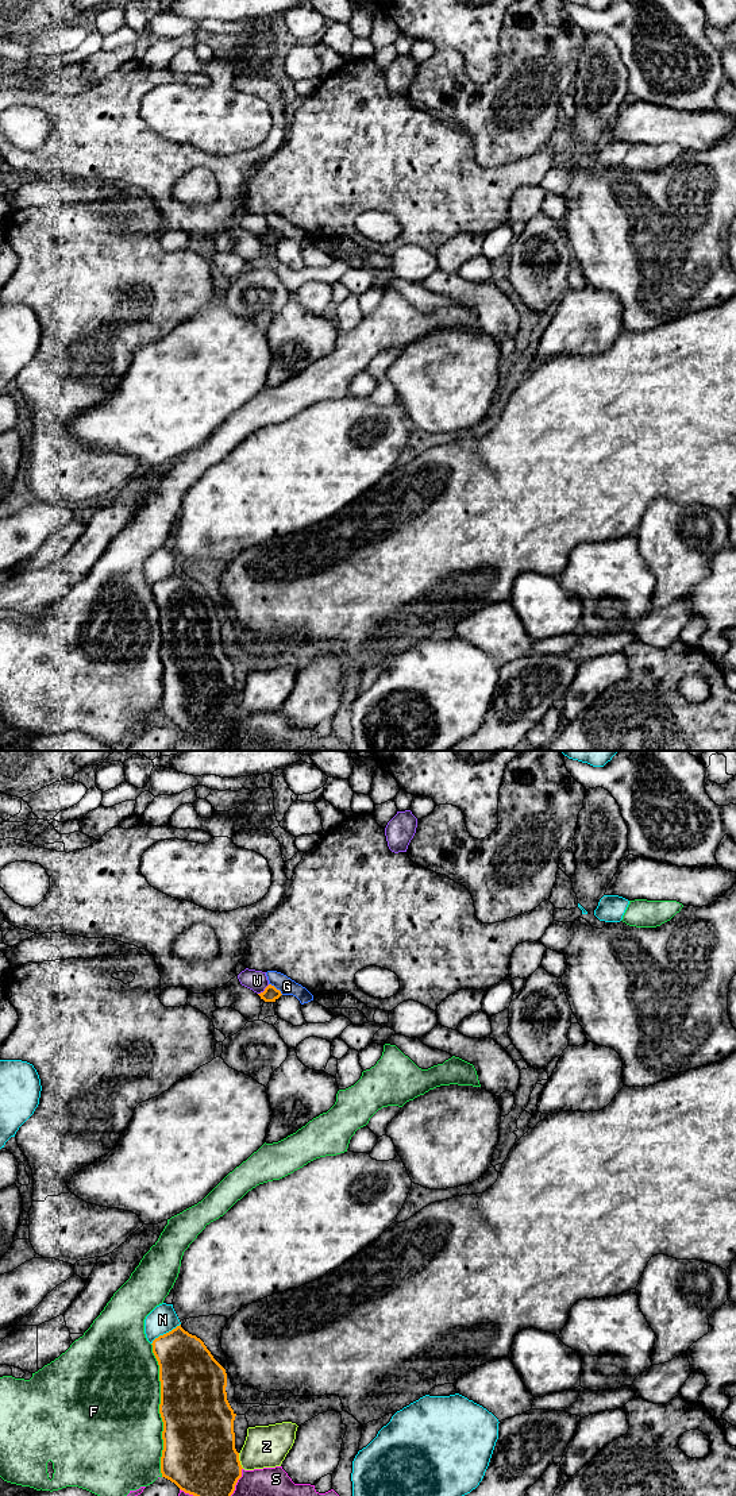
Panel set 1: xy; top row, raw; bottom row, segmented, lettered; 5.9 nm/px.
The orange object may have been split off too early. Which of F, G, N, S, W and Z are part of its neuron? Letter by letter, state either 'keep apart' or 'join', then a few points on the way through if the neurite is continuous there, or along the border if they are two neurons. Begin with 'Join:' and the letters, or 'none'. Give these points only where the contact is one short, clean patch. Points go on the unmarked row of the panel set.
Join: none
F: keep apart
G: keep apart; border along xy (269, 227), (282, 238)
N: keep apart
S: keep apart
W: keep apart
Z: keep apart

